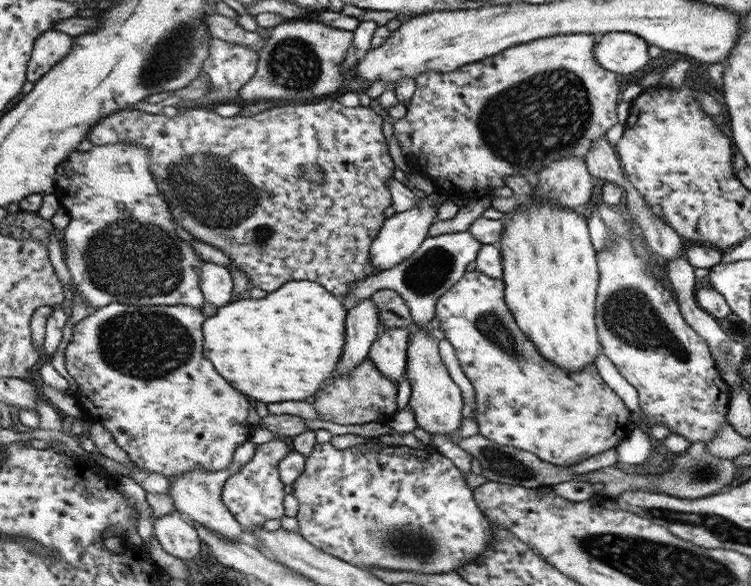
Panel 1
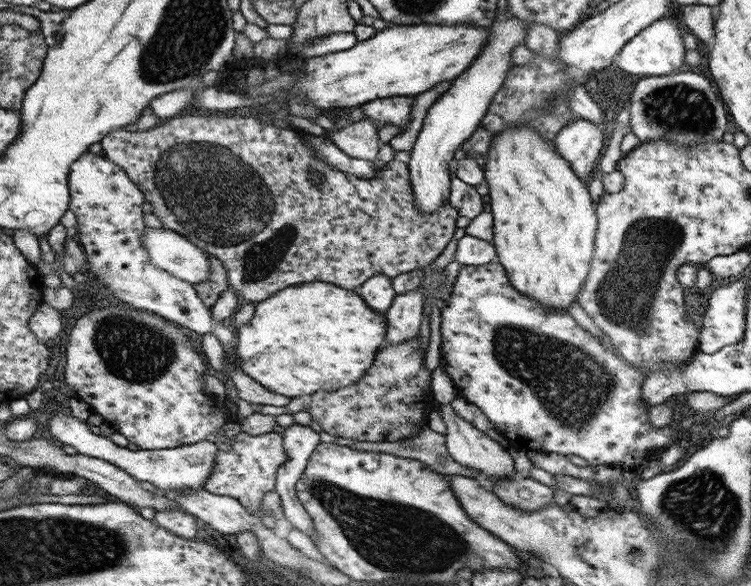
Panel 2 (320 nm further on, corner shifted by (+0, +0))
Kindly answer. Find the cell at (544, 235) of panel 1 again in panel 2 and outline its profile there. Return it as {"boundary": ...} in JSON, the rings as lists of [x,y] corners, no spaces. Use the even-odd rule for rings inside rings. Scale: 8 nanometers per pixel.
{"boundary":[[[510,127],[494,136],[483,172],[493,215],[493,245],[514,287],[553,311],[567,308],[589,279],[596,214],[586,184],[536,128]]]}

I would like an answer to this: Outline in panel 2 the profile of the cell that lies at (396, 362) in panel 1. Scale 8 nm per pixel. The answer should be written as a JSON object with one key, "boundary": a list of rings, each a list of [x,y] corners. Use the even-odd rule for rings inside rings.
{"boundary":[[[409,290],[397,294],[392,306],[385,312],[387,336],[382,348],[402,344],[419,334],[424,314],[425,296],[420,290]]]}

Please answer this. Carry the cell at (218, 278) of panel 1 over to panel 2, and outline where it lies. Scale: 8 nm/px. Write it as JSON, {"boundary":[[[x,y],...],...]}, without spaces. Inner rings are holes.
{"boundary":[[[146,227],[142,242],[149,253],[149,260],[158,269],[193,286],[208,282],[210,263],[207,253],[186,237],[164,227]]]}

